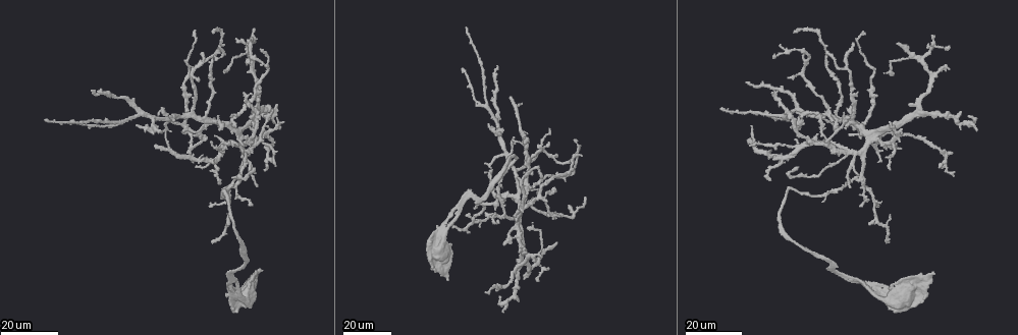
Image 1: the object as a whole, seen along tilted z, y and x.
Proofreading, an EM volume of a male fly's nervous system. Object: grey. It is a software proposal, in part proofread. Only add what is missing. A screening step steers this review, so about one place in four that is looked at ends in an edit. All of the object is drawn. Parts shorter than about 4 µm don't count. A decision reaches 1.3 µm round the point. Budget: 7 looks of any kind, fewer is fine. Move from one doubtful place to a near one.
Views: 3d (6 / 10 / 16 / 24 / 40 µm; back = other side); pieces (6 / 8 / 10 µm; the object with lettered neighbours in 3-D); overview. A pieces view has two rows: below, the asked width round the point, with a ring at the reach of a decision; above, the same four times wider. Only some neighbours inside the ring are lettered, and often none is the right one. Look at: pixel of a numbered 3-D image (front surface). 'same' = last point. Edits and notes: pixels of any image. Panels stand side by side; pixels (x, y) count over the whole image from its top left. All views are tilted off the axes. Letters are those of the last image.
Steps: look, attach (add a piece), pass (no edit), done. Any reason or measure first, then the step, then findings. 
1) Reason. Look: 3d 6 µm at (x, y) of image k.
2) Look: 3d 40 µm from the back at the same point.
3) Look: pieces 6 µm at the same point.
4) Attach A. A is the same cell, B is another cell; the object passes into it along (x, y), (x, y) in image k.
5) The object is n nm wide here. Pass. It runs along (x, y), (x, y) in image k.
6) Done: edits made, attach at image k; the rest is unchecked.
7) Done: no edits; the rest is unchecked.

An open end. Look: 3d 24 µm at (510, 98) of image 1.

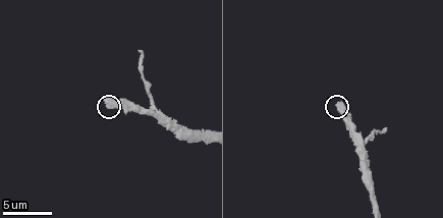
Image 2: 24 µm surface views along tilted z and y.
Look: pieces 8 µm at (337, 103) of image 2.

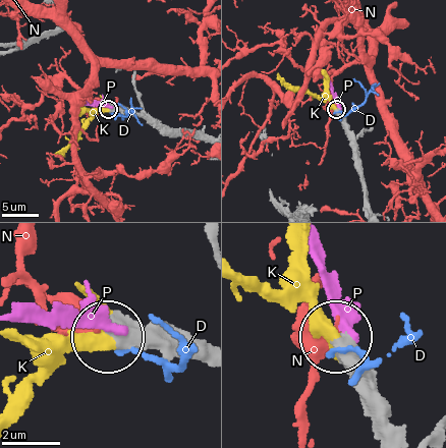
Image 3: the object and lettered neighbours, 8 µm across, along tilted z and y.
Attach K. K is the same cell, D, N and P are other cells; the object passes into it along (203, 362), (111, 332), (95, 334), (32, 391), (12, 428) in image 3; it goes on there.

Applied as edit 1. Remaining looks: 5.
Look: overview.

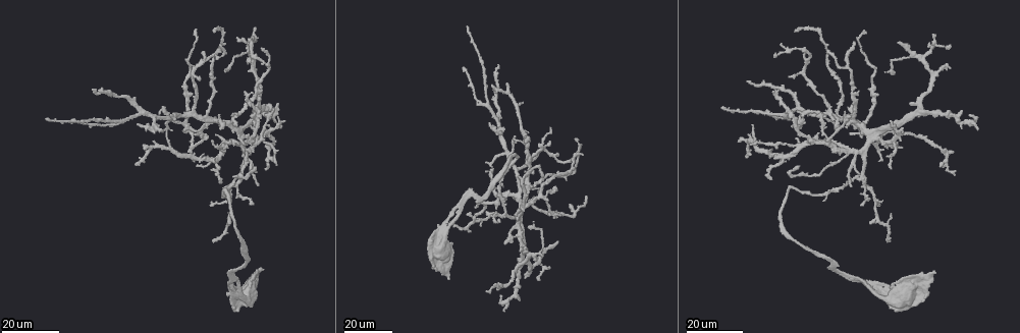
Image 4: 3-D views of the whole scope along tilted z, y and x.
Branch stops here. Look: 3d 16 µm at (142, 147) of image 4.

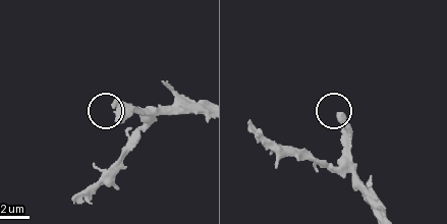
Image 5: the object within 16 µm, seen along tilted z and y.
Look: pieces 6 µm at (113, 104) of image 5.

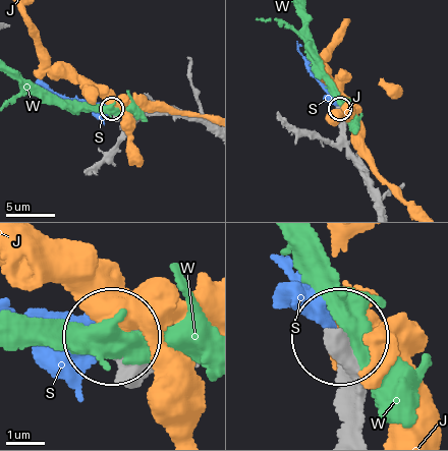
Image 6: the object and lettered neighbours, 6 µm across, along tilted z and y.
Pass. J, S and W are other cells; none of them fits.

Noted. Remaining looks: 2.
End of a long branch. Look: 3d 24 µm at (464, 69) of image 4.

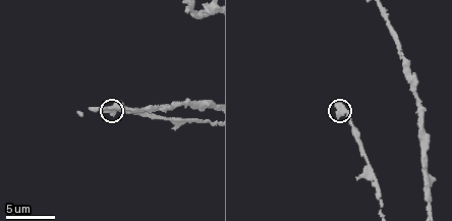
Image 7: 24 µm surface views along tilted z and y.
Look: pieces 10 µm at (334, 103) of image 7.

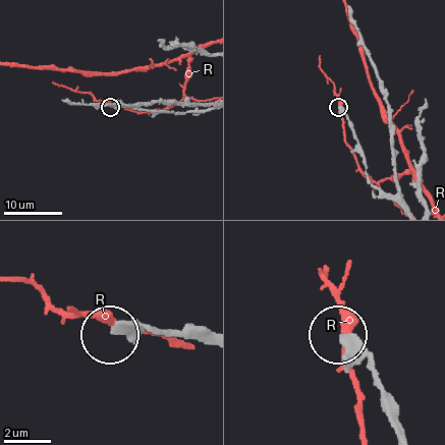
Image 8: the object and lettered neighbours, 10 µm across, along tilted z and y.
Pass. R is another cell; it runs along (379, 191), (370, 181), (352, 125), (338, 107) in image 8; none of them fits.

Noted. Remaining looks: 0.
Done: edits made, attach at image 3; the rest is unchecked.

